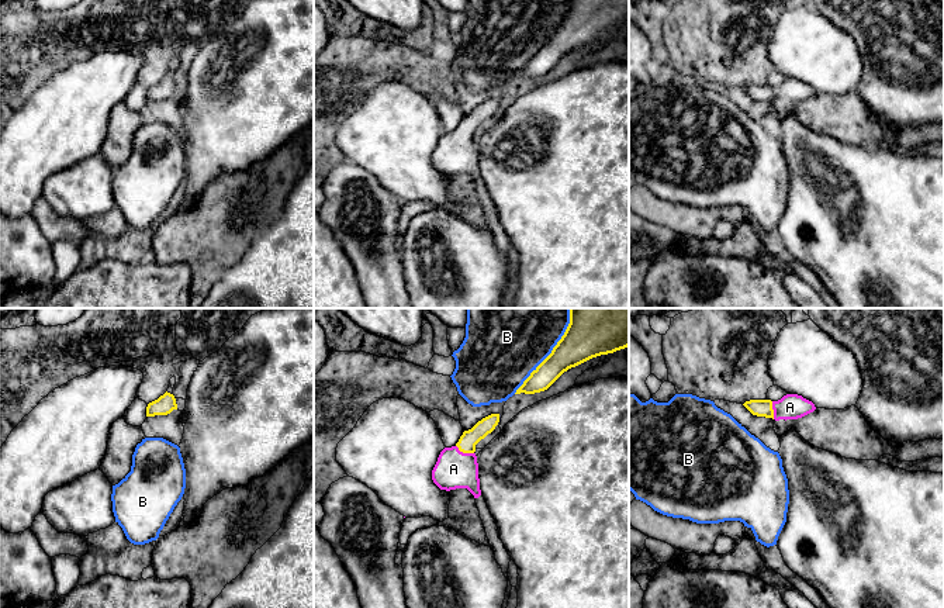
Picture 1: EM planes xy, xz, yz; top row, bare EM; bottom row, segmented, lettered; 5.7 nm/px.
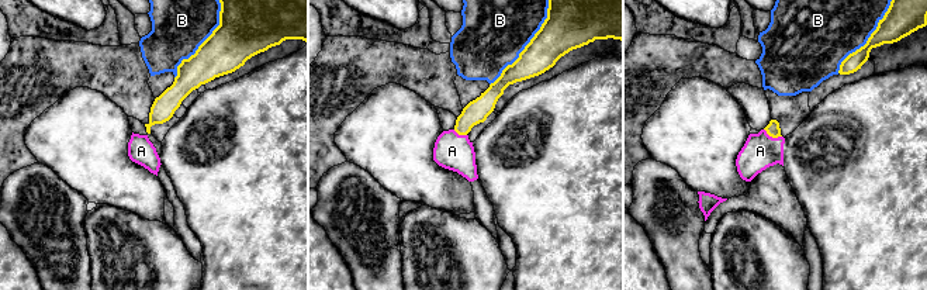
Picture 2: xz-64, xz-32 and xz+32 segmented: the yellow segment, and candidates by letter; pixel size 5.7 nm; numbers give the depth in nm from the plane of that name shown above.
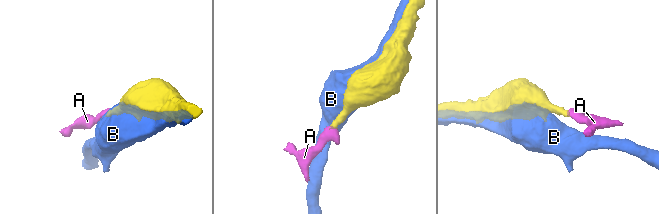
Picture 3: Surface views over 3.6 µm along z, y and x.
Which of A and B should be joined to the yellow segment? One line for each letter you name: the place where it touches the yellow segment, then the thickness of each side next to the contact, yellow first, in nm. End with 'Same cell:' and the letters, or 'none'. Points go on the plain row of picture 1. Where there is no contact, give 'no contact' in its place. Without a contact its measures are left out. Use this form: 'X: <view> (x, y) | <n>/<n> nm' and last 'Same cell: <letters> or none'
A: xz (464, 137) | 100/220 nm
Same cell: A

